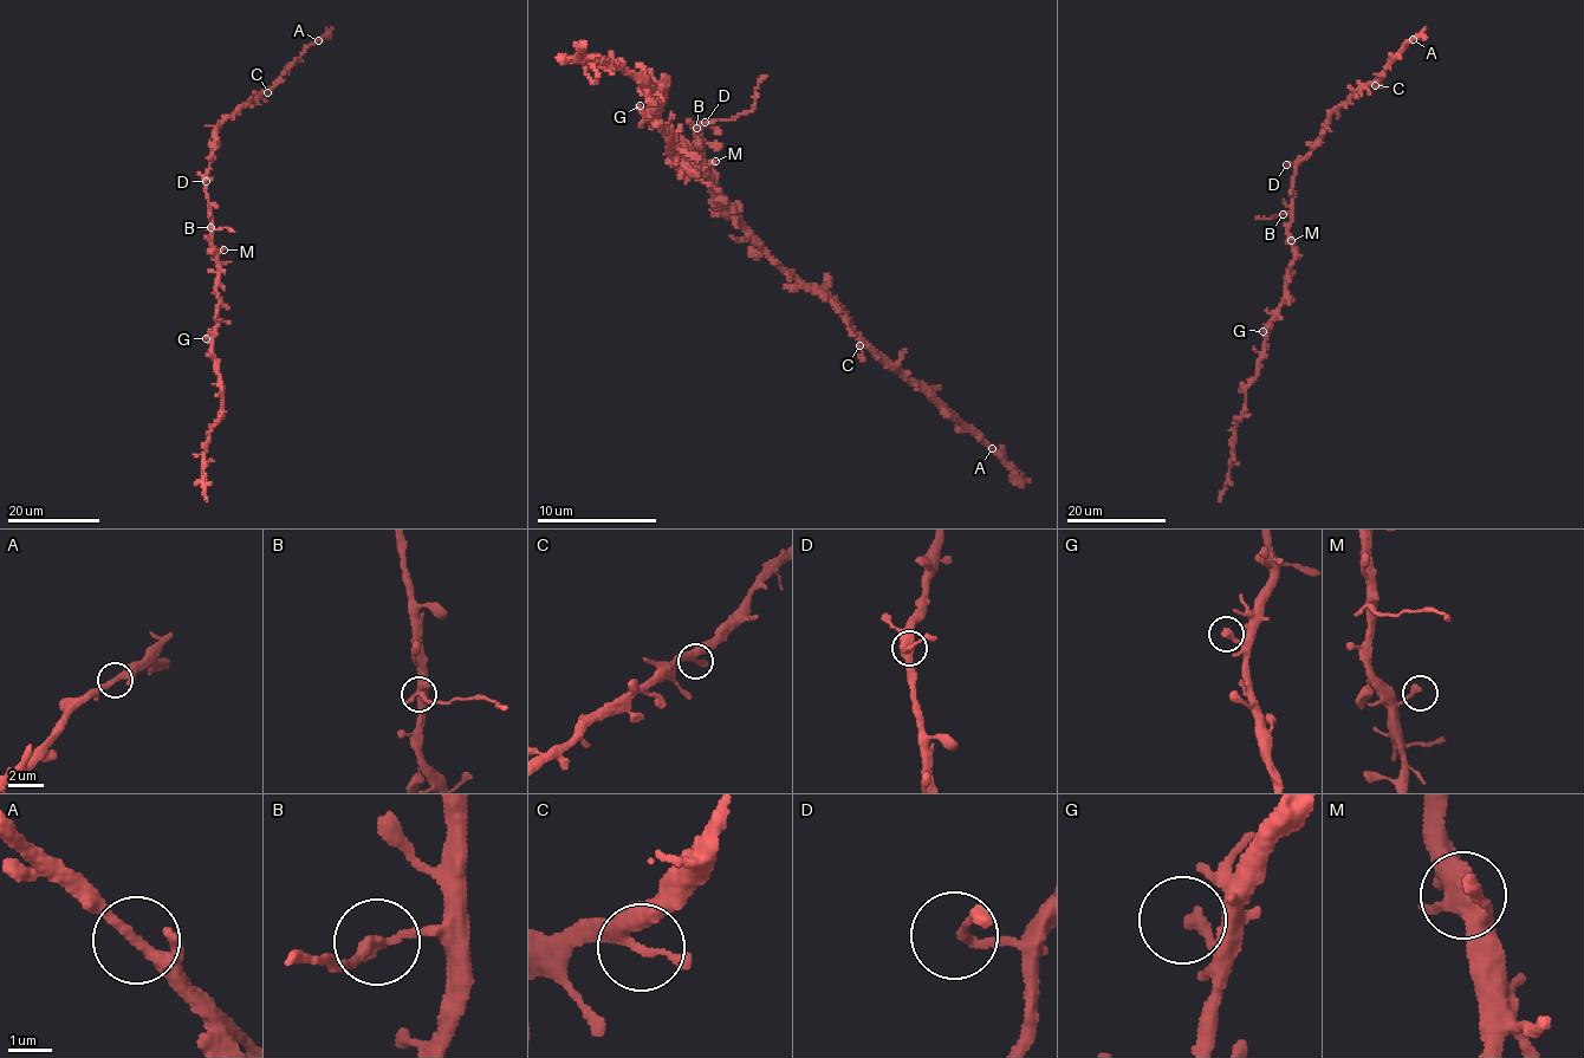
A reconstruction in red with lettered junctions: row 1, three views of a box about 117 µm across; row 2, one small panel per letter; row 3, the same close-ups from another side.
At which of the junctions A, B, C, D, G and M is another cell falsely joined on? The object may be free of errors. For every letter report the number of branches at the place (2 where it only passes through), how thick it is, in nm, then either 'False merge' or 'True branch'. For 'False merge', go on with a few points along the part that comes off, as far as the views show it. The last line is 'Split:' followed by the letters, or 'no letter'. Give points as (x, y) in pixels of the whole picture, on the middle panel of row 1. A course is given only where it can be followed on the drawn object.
A: Branches: 3. Thickness 240 nm. True branch
B: Branches: 2. Thickness 240 nm. False merge. Course of the part to remove: (696, 128), (747, 115), (755, 103), (755, 88), (767, 76)
C: Branches: 2. Thickness 280 nm. True branch
D: Branches: 2. Thickness 160 nm. True branch
G: Branches: 1. Thickness 320 nm. True branch
M: Branches: 1. Thickness 280 nm. True branch
Split: B

